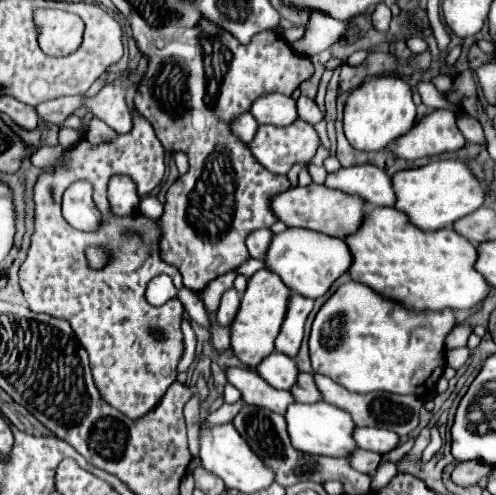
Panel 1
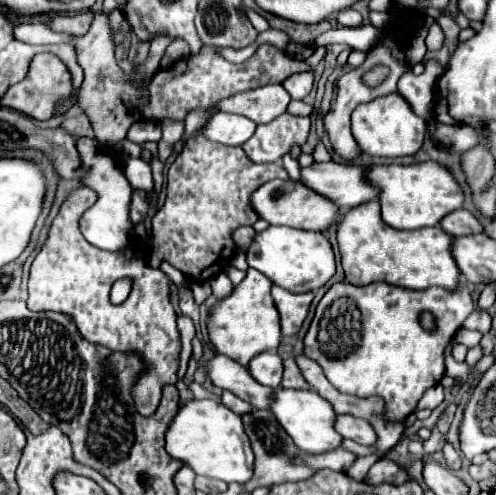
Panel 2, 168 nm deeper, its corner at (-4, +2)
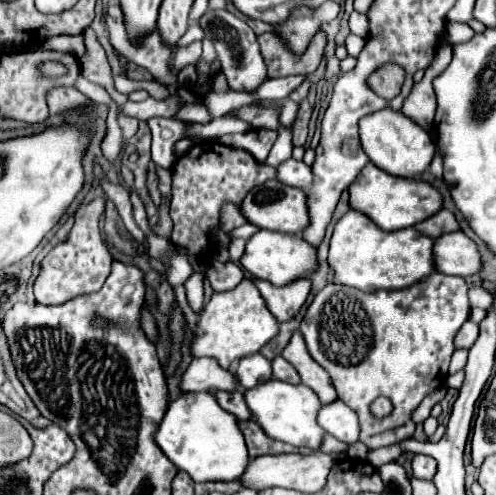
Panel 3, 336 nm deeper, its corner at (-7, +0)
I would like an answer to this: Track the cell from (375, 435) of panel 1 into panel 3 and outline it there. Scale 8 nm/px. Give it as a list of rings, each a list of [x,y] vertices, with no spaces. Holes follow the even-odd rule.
[[[333,401],[329,405],[323,405],[317,415],[317,421],[329,435],[337,437],[343,443],[351,445],[359,441],[357,413],[343,401]]]

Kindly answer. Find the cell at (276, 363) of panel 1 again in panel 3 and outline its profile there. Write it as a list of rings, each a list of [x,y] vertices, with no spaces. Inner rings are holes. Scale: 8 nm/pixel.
[[[261,353],[243,357],[239,361],[239,365],[235,363],[231,369],[233,369],[233,373],[239,379],[239,383],[245,389],[251,389],[255,385],[261,385],[263,381],[269,381],[273,377],[273,373],[271,373],[271,361],[267,357],[263,357]]]

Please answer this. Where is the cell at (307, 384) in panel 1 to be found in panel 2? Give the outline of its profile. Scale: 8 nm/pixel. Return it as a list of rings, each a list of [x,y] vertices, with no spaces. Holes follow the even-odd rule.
[[[284,359],[284,375],[282,375],[282,385],[292,387],[292,389],[310,389],[306,379],[300,375],[300,369],[296,367],[294,359]]]

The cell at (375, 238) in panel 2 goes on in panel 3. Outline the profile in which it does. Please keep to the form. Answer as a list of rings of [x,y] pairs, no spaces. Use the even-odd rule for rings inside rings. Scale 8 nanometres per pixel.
[[[353,209],[335,223],[329,243],[329,265],[335,271],[337,283],[365,293],[373,293],[377,289],[405,289],[435,273],[433,245],[435,239],[413,227],[383,231],[367,215]]]

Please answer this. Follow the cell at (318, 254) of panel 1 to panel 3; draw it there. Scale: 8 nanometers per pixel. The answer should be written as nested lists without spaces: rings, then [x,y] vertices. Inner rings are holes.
[[[259,229],[245,245],[245,253],[241,257],[241,265],[247,273],[251,273],[255,279],[265,279],[273,285],[289,285],[291,281],[297,281],[299,277],[311,277],[319,269],[317,259],[317,247],[303,241],[299,235],[287,235],[279,231]]]

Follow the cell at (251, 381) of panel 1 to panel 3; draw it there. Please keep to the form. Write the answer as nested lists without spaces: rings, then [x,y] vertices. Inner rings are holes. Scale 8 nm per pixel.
[[[209,357],[193,359],[189,369],[183,375],[181,381],[183,391],[235,391],[239,385],[235,385],[235,377],[231,377],[229,369],[223,369],[217,361],[211,361]]]

